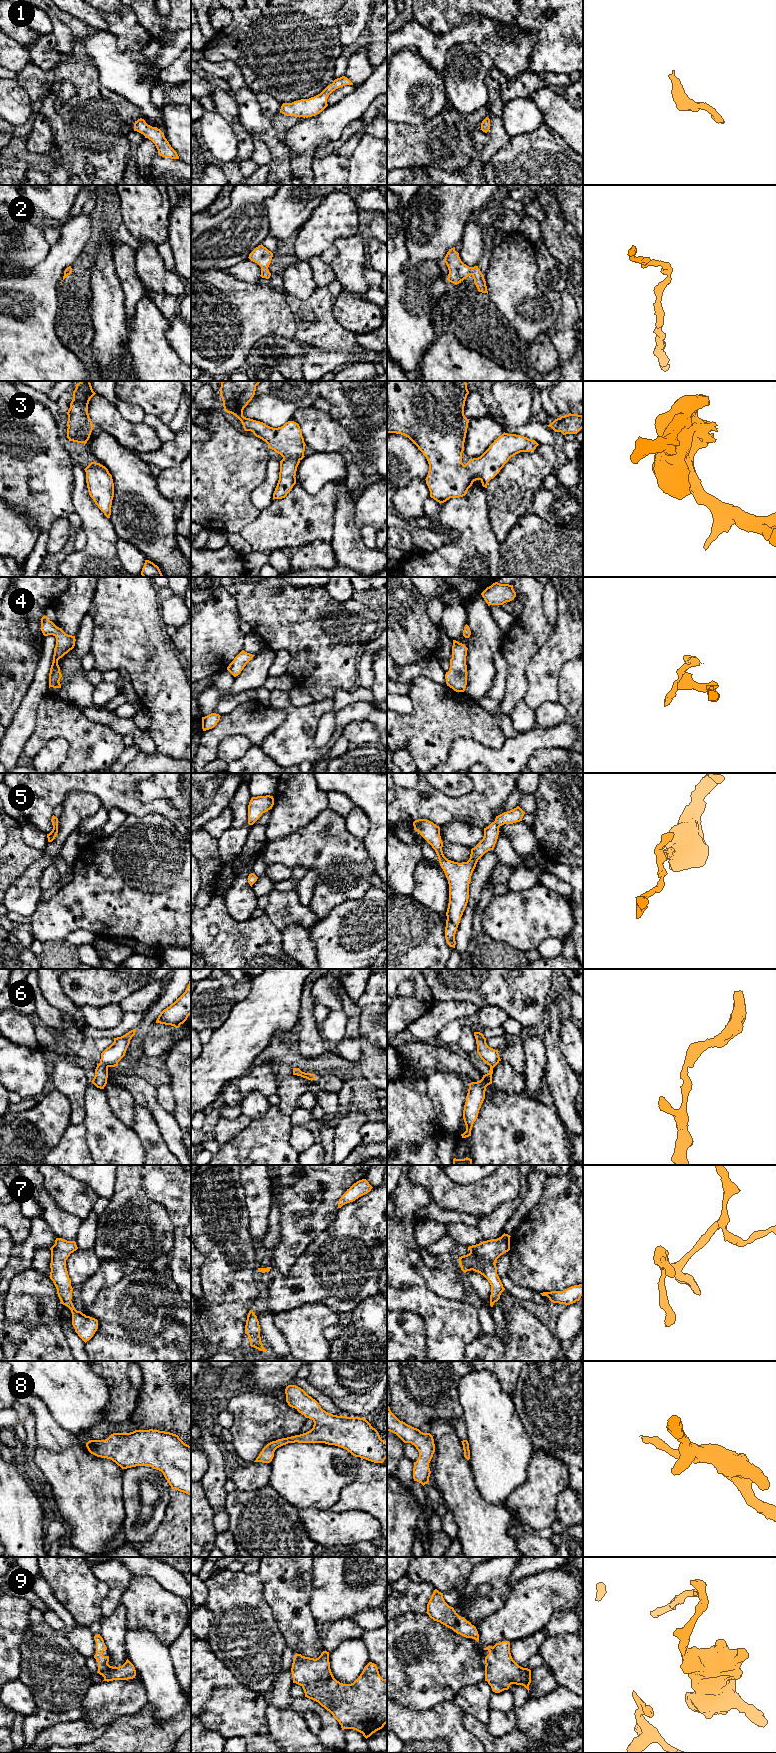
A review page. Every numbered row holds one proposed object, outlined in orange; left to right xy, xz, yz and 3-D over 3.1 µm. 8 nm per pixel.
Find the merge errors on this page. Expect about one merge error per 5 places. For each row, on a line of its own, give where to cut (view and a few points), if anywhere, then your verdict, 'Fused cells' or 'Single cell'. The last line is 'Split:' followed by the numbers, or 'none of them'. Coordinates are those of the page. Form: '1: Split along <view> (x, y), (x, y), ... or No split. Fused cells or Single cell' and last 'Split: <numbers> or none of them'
1: No split. Single cell
2: No split. Single cell
3: No split. Single cell
4: No split. Single cell
5: No split. Single cell
6: No split. Single cell
7: No split. Single cell
8: No split. Single cell
9: No split. Single cell
Split: none of them

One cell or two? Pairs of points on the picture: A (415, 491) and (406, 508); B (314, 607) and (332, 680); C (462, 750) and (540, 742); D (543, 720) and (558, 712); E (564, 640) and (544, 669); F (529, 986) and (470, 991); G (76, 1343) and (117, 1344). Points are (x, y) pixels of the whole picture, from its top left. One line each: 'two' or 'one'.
A: one
B: one
C: one
D: one
E: one
F: one
G: two

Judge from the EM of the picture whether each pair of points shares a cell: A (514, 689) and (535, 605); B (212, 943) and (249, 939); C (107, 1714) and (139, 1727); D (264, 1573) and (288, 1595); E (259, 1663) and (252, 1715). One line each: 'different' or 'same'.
A: same
B: same
C: different
D: same
E: different

